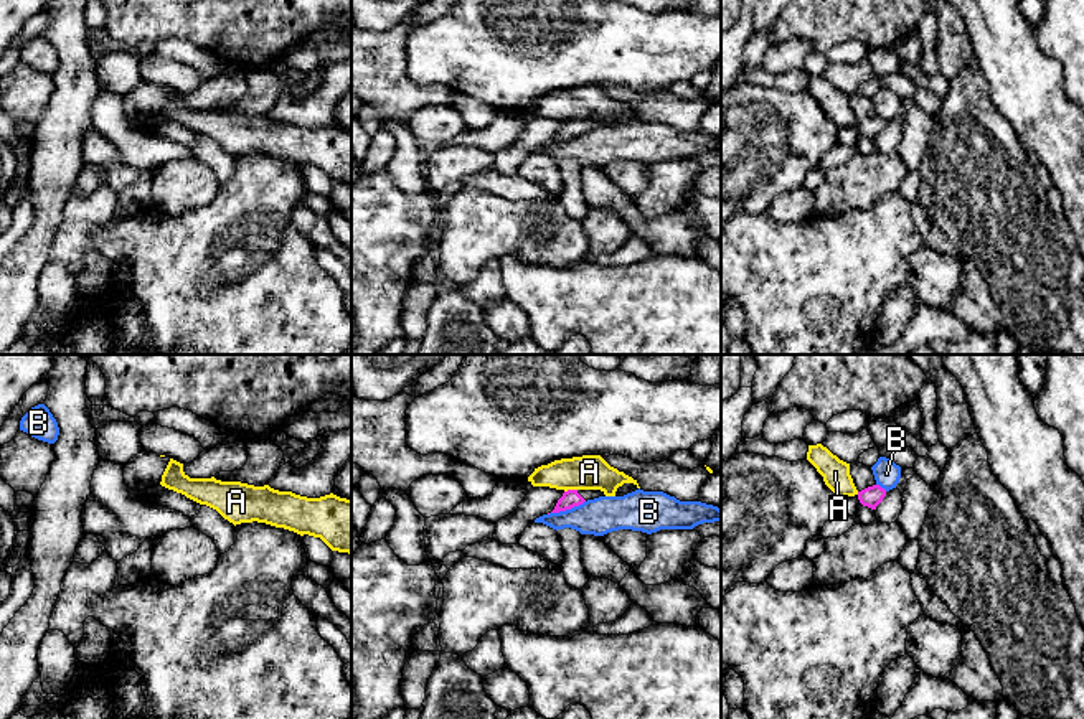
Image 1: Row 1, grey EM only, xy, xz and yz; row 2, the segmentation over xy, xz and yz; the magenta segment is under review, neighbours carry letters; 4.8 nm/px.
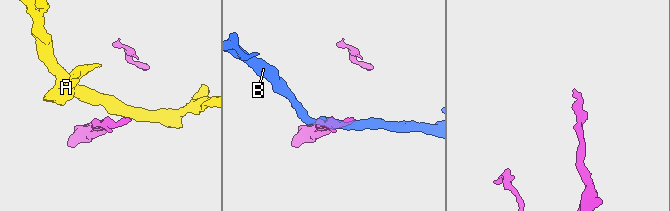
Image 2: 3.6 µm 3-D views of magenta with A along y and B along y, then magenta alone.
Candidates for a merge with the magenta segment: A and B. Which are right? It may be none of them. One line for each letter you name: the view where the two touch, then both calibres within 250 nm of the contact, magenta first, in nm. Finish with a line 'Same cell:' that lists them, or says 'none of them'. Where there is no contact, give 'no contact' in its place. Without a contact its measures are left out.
Same cell: none of them

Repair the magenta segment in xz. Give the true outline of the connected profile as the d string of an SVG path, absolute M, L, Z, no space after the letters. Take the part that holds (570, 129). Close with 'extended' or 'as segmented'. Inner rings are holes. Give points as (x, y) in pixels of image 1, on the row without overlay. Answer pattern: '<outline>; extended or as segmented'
M568 120L558 130L558 134L551 143L571 140L574 137L582 135L587 130L594 130L599 127L606 127L604 122L601 122L601 120Z; extended

